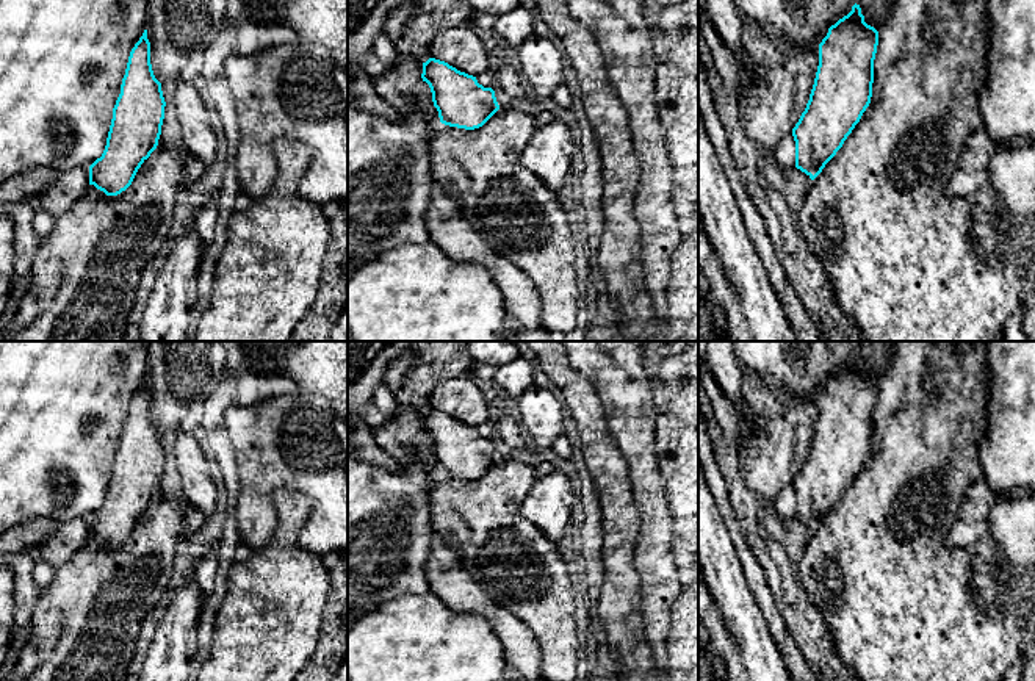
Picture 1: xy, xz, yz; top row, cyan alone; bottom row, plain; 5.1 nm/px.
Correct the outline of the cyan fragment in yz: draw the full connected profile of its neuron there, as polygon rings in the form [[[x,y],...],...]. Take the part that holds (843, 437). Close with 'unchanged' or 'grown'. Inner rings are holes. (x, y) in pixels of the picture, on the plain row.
[[[860,355],[828,379],[819,395],[819,416],[805,462],[792,479],[795,518],[814,531],[842,498],[871,454],[878,382],[864,373]]]; unchanged

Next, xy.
[[[147,380],[130,402],[121,445],[113,459],[106,496],[89,517],[89,535],[106,546],[125,542],[157,499],[164,470],[161,434],[150,415]]]; unchanged

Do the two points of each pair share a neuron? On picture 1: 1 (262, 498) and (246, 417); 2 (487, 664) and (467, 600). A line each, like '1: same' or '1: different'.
1: same
2: different

